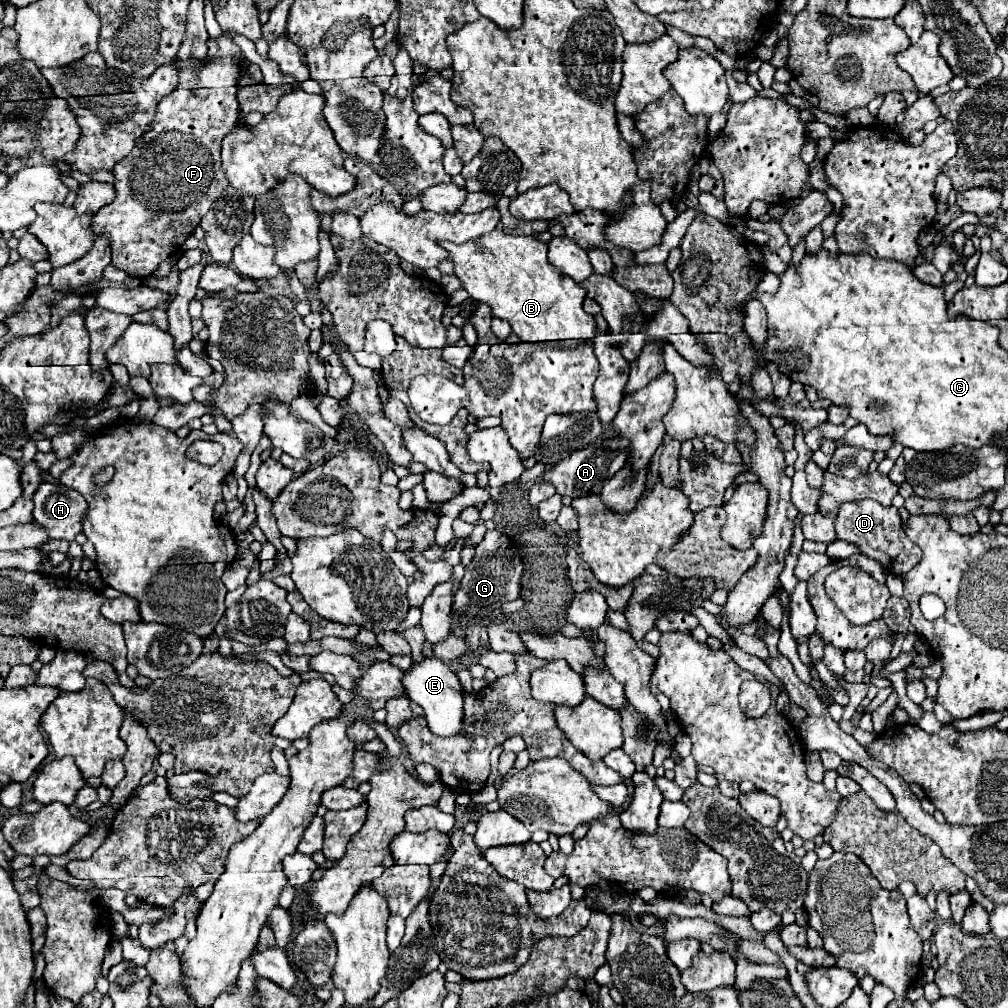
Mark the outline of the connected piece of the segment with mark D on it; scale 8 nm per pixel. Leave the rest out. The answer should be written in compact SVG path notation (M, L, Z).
M876 500L842 504L840 512L836 516L836 534L838 534L838 538L842 538L846 542L856 544L860 554L866 554L872 560L880 562L886 572L896 574L896 576L904 576L906 572L910 572L922 558L920 548L904 534L898 510L894 506L886 508Z

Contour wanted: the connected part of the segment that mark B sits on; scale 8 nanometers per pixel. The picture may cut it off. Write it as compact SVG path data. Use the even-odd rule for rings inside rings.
M494 230L482 236L480 242L442 242L440 246L450 252L454 274L462 280L470 298L488 304L494 318L508 320L520 342L568 342L594 338L598 334L594 316L586 314L582 308L586 298L584 288L552 268L546 242Z

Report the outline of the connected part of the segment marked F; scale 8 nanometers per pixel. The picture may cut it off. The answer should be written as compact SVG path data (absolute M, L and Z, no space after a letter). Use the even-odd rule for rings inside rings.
M208 58L204 64L198 64L198 62L186 62L186 66L180 70L180 88L172 90L168 96L162 98L162 102L158 104L156 108L156 118L152 120L152 124L146 128L144 136L138 140L138 144L134 146L134 150L114 166L114 176L116 176L116 182L114 182L114 188L116 188L116 198L100 208L100 212L94 214L92 218L92 228L94 228L94 234L108 234L110 240L112 240L112 260L114 260L114 266L124 270L126 274L134 276L134 278L148 278L162 260L170 258L184 242L188 236L192 236L194 228L198 226L200 218L210 210L212 202L218 200L222 196L222 192L228 188L228 180L224 176L224 170L220 166L220 142L222 138L228 134L228 130L232 130L238 122L238 102L236 102L236 92L238 92L238 86L236 86L236 80L240 78L240 64L236 60L230 60L230 62L224 62L224 58L218 58L218 60L212 60Z

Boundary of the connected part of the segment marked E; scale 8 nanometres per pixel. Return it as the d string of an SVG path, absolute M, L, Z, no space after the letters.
M424 658L420 664L414 664L406 670L404 676L406 696L424 708L428 728L442 738L452 738L462 732L464 726L464 690L458 676L440 660Z

